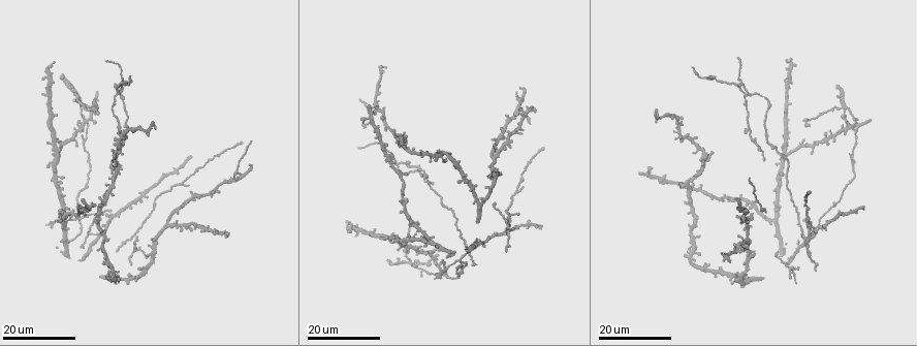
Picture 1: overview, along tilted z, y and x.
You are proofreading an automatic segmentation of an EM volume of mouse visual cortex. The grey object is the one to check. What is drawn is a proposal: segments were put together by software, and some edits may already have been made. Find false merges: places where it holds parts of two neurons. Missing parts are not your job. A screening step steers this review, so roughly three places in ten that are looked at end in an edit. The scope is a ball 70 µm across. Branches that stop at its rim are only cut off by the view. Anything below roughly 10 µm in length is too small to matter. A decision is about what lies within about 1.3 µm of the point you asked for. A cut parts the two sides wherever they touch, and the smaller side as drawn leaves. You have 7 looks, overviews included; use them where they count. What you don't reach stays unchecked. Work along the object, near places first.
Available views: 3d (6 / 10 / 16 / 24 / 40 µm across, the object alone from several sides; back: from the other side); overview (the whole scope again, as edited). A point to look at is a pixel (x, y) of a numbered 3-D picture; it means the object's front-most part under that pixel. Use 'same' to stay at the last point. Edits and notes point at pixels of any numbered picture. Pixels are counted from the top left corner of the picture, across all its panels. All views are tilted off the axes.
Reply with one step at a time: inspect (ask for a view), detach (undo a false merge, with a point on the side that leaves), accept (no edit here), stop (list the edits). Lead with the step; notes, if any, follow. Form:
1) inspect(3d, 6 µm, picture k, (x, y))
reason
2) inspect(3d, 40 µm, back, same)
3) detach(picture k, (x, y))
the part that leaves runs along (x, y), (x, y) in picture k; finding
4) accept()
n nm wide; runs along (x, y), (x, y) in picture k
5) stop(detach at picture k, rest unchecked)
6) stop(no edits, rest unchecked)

inspect(3d, 24 µm, picture 1, (432, 258))
four-way junction

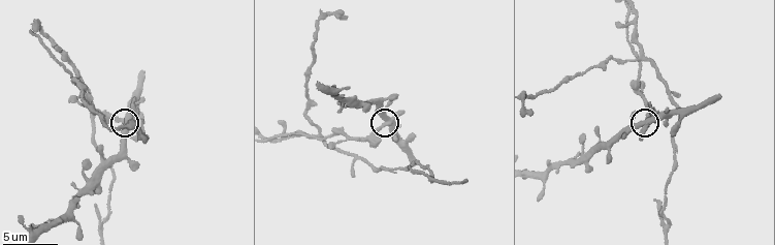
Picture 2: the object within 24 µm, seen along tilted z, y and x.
inspect(3d, 10 µm, picture 2, (386, 126))

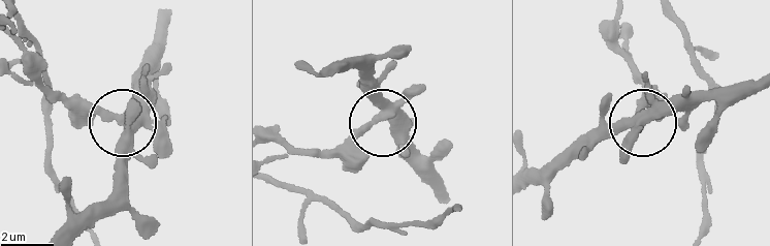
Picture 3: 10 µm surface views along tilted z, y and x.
inspect(3d, 6 µm, picture 3, (379, 119))

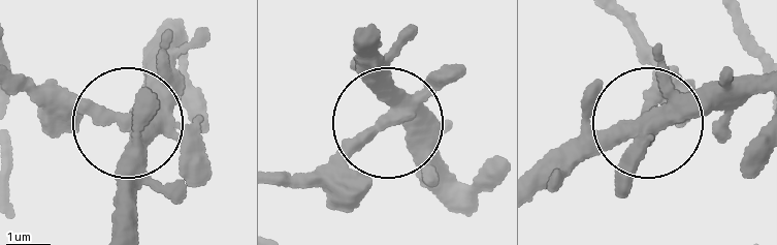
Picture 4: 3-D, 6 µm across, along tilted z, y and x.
detach(picture 4, (103, 106))
4 arms; the part that leaves runs along (164, 127), (93, 124), (19, 74) in picture 4; two neurons meet here

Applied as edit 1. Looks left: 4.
inspect(3d, 16 µm, picture 1, (766, 139))
thick turns thin

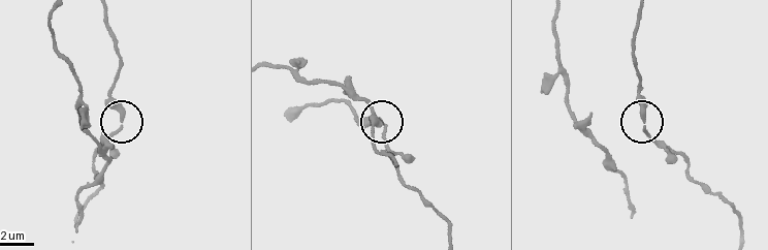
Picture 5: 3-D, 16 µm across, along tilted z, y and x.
inspect(3d, 6 µm, picture 5, (644, 122))

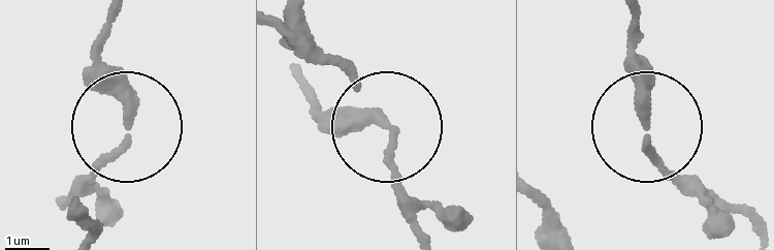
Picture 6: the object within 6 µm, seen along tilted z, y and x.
accept()
all the same neuron

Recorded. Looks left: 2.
inspect(3d, 16 µm, picture 1, (121, 100))
calibre changes

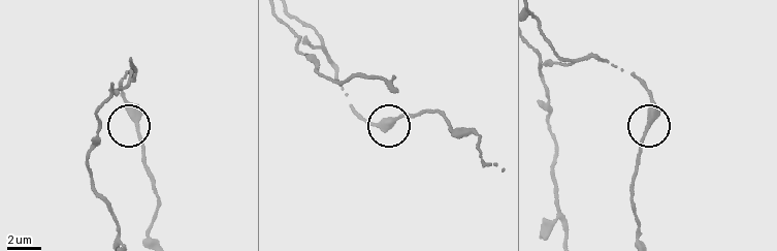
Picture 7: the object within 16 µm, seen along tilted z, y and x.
inspect(3d, 10 µm, picture 7, (135, 125))
zoom in

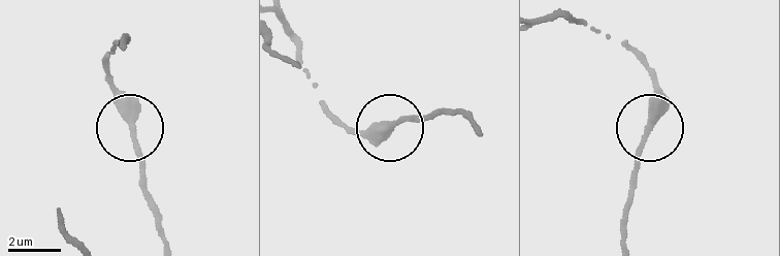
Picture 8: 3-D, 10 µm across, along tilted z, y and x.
accept()
runs along (473, 130), (468, 117), (443, 108), (392, 128), (349, 130) in picture 8; continuous, no second neuron

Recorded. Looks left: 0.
stop(detach at picture 4, rest unchecked)

